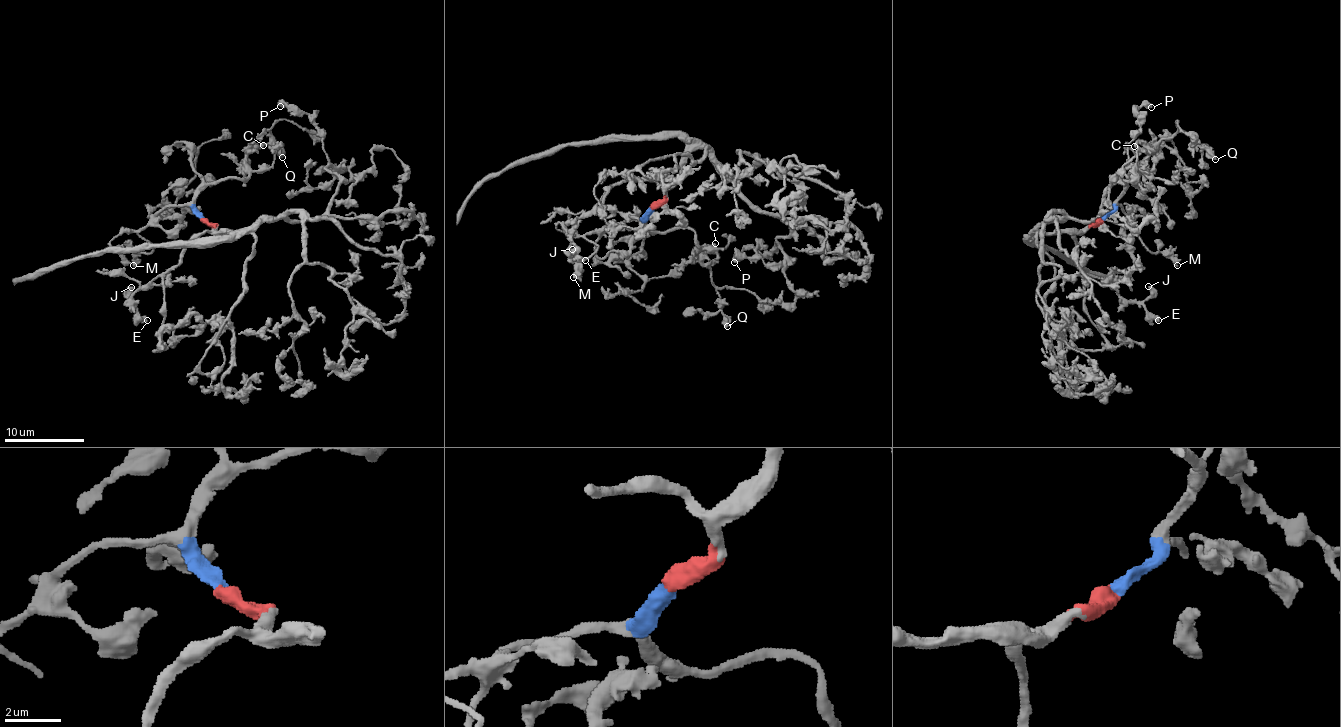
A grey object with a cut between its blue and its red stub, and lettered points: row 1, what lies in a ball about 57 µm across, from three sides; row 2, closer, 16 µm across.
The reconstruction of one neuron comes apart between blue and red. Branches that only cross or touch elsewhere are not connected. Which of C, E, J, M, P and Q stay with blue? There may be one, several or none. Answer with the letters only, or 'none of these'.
C, M, Q

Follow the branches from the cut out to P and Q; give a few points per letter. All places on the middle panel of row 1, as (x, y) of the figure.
P: (651, 208), (702, 148), (752, 204), (789, 225), (768, 253), (747, 249), (734, 262)
Q: (651, 208), (644, 218), (656, 231), (688, 227), (694, 233), (698, 259), (711, 271), (728, 327)

